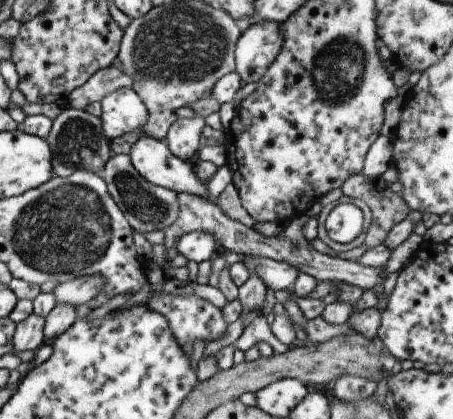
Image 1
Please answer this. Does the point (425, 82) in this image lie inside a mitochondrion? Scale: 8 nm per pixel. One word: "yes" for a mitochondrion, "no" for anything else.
no

